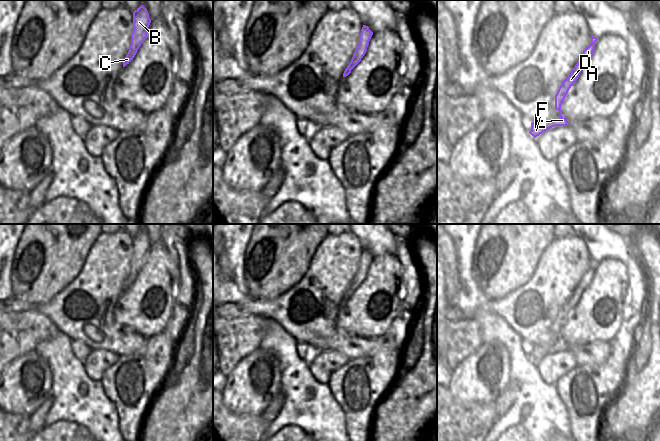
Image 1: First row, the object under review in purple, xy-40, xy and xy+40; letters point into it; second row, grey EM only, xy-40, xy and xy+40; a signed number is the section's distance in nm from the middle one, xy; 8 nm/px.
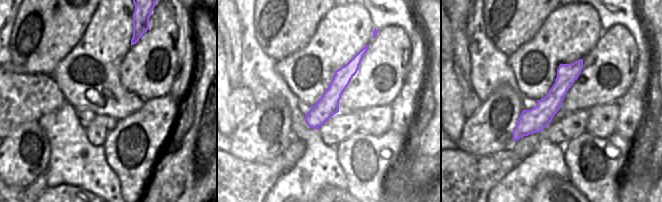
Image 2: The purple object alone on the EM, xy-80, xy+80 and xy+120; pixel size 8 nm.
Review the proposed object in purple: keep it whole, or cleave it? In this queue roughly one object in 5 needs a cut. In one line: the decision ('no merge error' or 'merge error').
no merge error

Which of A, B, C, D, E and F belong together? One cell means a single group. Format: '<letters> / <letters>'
A B C D E F

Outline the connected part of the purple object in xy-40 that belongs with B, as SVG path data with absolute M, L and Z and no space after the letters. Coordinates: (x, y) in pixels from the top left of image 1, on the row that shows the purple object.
M141 5L133 12L133 31L131 33L131 45L123 61L123 67L129 64L135 57L139 47L147 37L147 29L151 23L147 9Z

